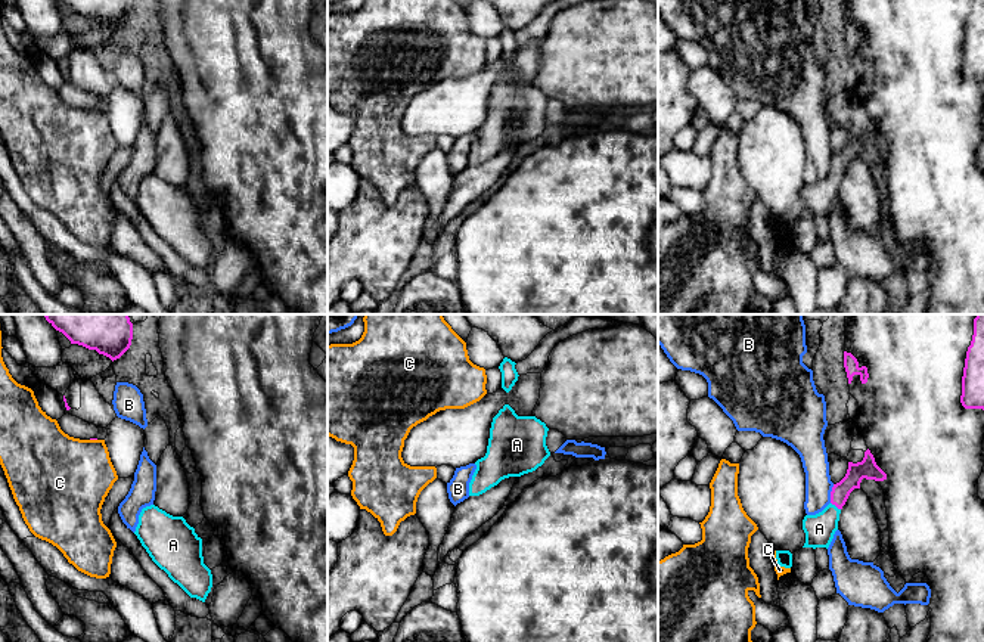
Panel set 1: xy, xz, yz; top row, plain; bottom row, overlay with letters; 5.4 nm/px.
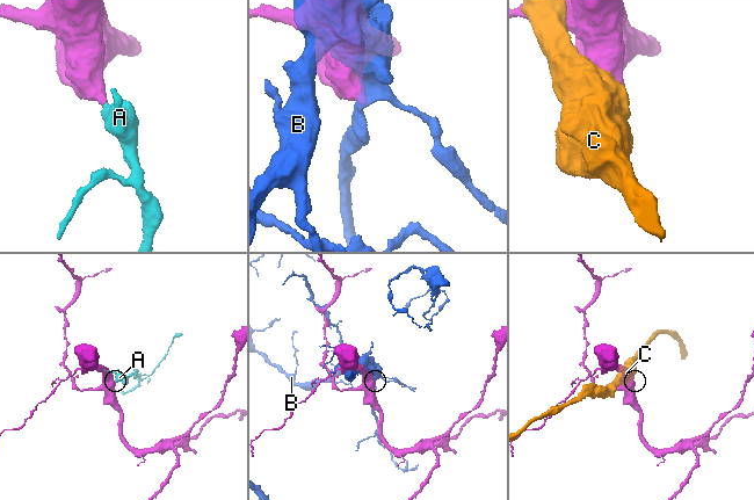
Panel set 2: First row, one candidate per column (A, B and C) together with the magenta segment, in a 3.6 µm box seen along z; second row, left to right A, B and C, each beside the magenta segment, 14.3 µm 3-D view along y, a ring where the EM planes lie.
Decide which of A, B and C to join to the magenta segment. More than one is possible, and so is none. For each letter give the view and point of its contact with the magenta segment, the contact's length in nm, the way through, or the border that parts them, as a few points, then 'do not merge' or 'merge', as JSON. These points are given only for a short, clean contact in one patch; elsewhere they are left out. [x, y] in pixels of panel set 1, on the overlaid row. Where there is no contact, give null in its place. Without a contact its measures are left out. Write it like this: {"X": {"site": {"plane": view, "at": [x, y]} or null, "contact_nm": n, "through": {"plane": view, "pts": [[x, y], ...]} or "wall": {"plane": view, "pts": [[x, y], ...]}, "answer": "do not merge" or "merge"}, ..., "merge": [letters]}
{"A": {"site": {"plane": "yz", "at": [835, 505]}, "contact_nm": 70, "through": {"plane": "yz", "pts": [[856, 473], [840, 492], [835, 505], [828, 520], [819, 529]]}, "answer": "merge"}, "B": {"site": {"plane": "yz", "at": [831, 493]}, "contact_nm": 110, "answer": "do not merge"}, "C": {"site": {"plane": "xy", "at": [93, 439]}, "contact_nm": 40, "answer": "do not merge"}, "merge": ["A"]}

